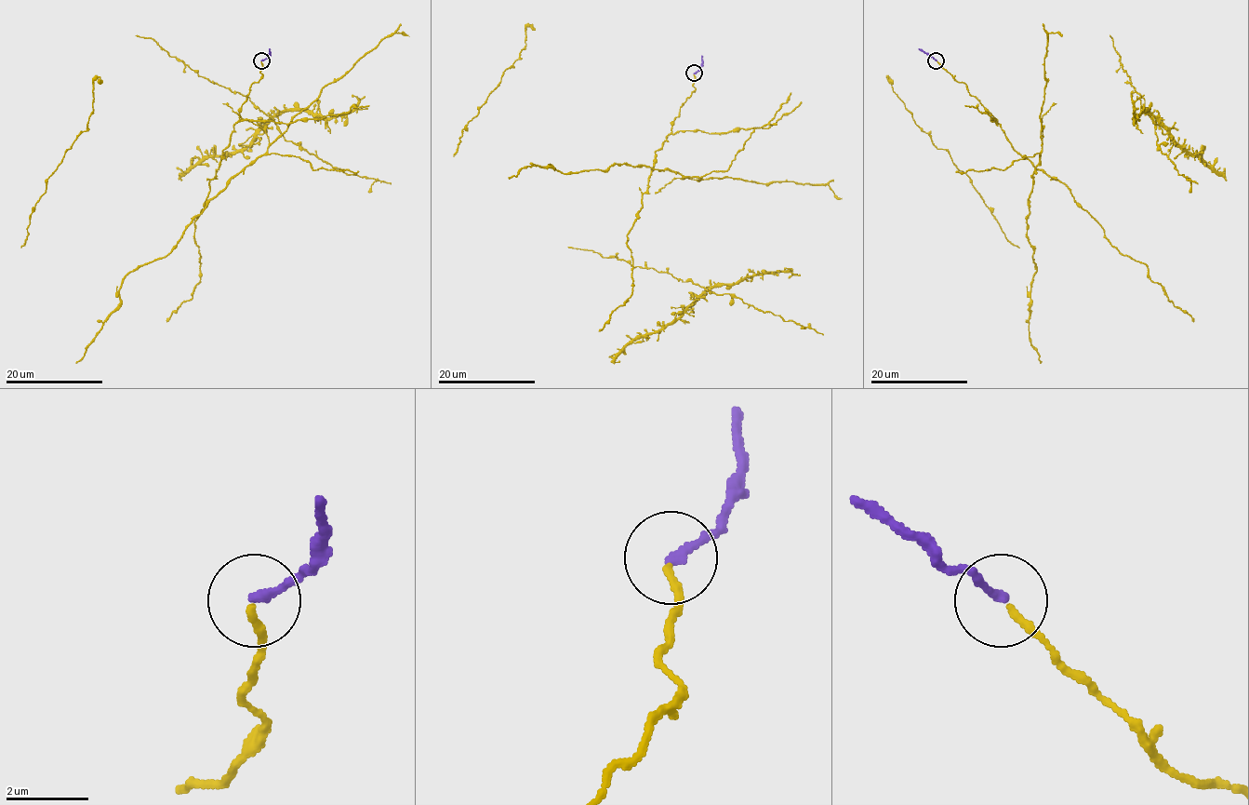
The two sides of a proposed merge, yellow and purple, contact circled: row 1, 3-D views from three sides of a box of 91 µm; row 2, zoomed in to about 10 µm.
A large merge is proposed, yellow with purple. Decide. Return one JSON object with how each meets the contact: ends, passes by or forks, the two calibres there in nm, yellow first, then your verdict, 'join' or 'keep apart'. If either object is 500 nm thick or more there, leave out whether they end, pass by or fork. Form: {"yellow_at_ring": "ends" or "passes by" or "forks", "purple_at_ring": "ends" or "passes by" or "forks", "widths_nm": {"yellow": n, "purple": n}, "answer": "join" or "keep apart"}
{"yellow_at_ring": "ends", "purple_at_ring": "ends", "widths_nm": {"yellow": 170, "purple": 220}, "answer": "join"}

